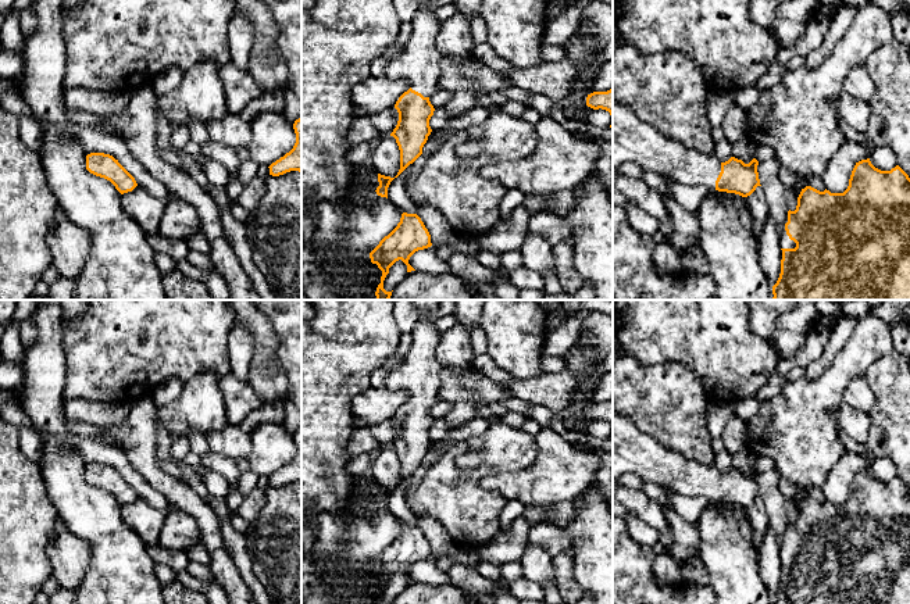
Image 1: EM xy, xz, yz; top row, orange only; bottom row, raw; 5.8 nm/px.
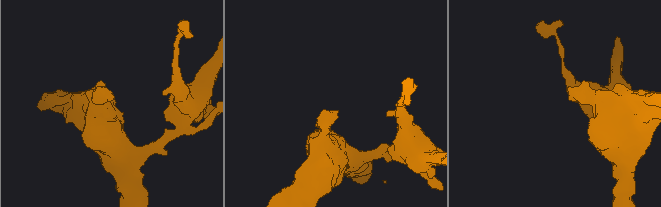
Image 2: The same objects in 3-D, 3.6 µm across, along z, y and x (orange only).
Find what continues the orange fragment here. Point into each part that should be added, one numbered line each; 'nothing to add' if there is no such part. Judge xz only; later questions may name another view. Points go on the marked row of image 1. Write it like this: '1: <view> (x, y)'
1: xz (418, 63)

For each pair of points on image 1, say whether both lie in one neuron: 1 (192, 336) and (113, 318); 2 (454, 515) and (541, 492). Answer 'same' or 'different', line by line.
1: same
2: different

